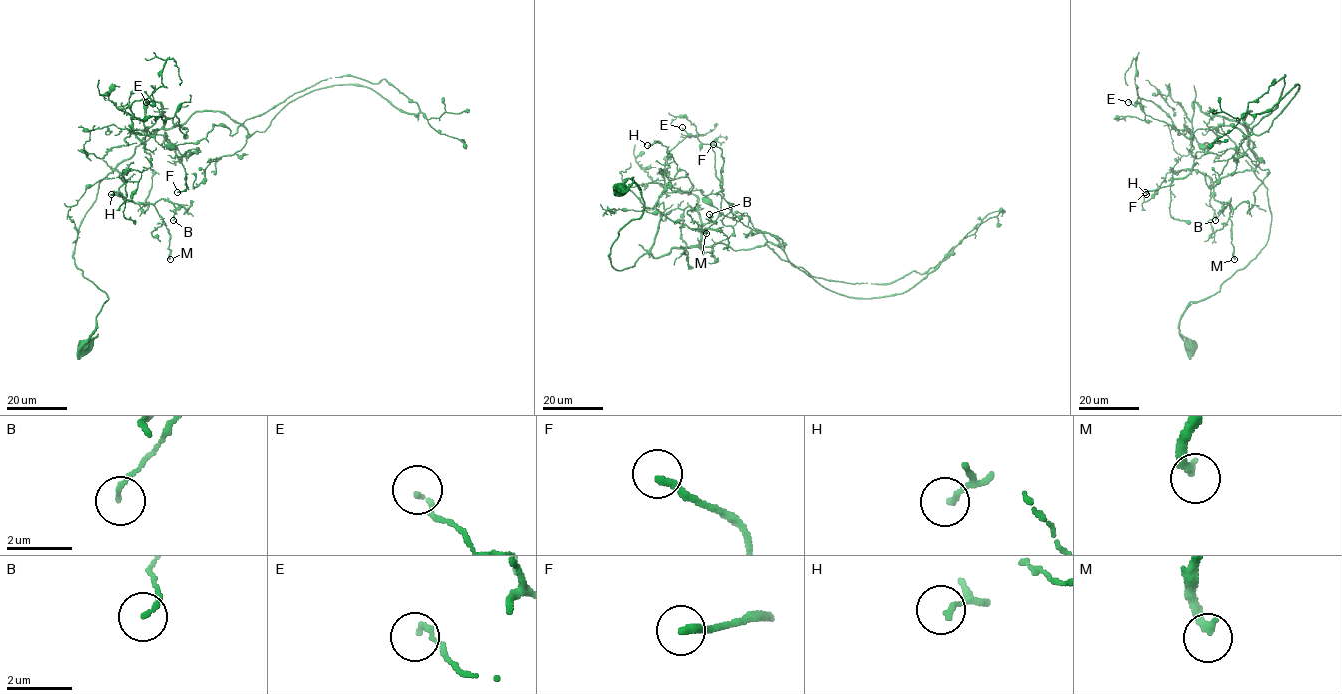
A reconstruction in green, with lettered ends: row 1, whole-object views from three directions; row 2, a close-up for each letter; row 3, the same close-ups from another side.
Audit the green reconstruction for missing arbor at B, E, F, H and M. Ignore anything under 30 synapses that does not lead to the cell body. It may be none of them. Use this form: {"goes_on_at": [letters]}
{"goes_on_at": []}

